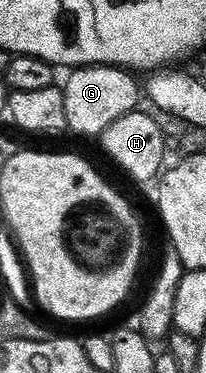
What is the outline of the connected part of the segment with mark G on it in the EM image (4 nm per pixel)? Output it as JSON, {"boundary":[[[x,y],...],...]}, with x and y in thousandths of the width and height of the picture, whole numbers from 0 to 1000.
{"boundary":[[[447,172],[364,180],[345,193],[359,196],[325,209],[320,225],[296,228],[320,338],[345,357],[490,367],[495,351],[544,338],[563,316],[602,316],[602,306],[675,287],[680,225],[646,214],[655,206],[617,185],[558,182],[549,172]]]}

